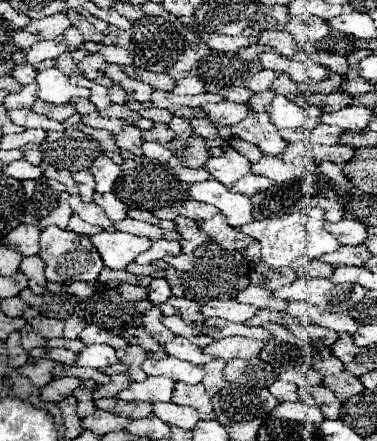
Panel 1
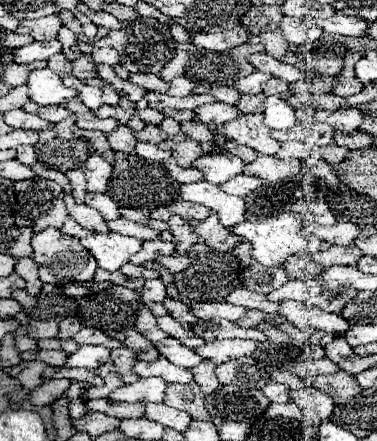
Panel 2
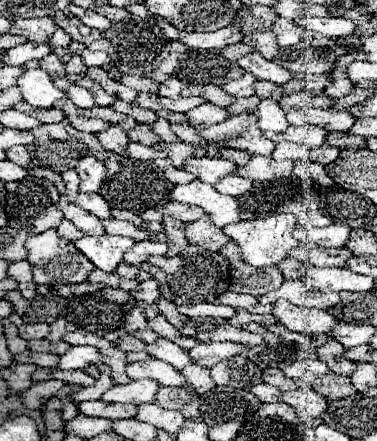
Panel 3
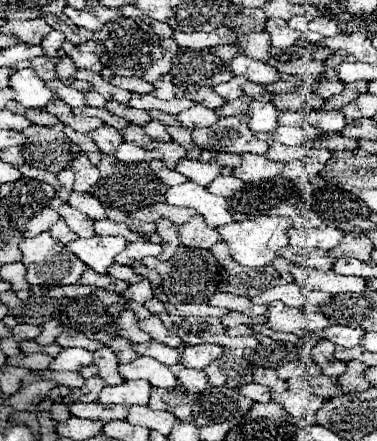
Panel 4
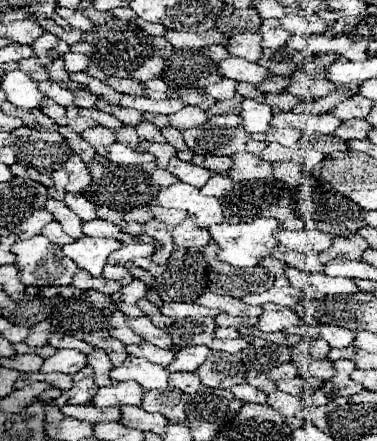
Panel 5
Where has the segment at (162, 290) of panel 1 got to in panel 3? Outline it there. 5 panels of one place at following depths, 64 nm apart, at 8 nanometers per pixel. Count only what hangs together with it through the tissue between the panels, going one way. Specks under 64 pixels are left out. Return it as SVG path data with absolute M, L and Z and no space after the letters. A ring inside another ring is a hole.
M150 278L146 282L140 282L134 290L130 290L130 296L138 302L144 302L144 304L154 304L158 298L160 298L160 288L158 284Z

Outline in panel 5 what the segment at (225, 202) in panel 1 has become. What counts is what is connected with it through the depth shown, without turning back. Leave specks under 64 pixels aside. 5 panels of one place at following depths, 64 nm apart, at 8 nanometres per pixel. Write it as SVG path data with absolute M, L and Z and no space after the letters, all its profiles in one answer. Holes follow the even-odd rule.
M176 182L172 186L160 188L156 196L156 204L164 208L178 208L188 212L190 216L196 216L196 224L200 228L224 222L220 200L212 196L202 196L198 188L192 188L190 184Z

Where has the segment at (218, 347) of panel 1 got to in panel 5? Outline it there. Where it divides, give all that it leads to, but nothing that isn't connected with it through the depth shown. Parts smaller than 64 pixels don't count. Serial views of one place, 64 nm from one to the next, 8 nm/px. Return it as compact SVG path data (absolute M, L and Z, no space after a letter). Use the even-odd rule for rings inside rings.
M204 346L180 348L176 350L174 360L166 366L166 370L168 372L194 372L204 362L206 356L210 356L210 348L204 348Z

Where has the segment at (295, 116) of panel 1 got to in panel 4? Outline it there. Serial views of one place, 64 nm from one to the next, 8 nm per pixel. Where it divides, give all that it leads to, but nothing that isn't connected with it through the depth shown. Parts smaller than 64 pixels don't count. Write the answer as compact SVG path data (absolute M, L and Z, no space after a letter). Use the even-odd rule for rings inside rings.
M250 102L246 116L252 132L274 132L278 128L278 112L272 102Z

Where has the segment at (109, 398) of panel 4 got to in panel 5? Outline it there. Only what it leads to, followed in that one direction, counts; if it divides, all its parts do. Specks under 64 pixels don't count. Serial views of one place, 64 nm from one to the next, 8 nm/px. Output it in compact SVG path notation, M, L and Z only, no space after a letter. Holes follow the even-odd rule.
M118 382L106 388L98 388L98 392L92 398L94 406L122 406L122 404L140 404L144 394L144 388L140 388L136 382Z

